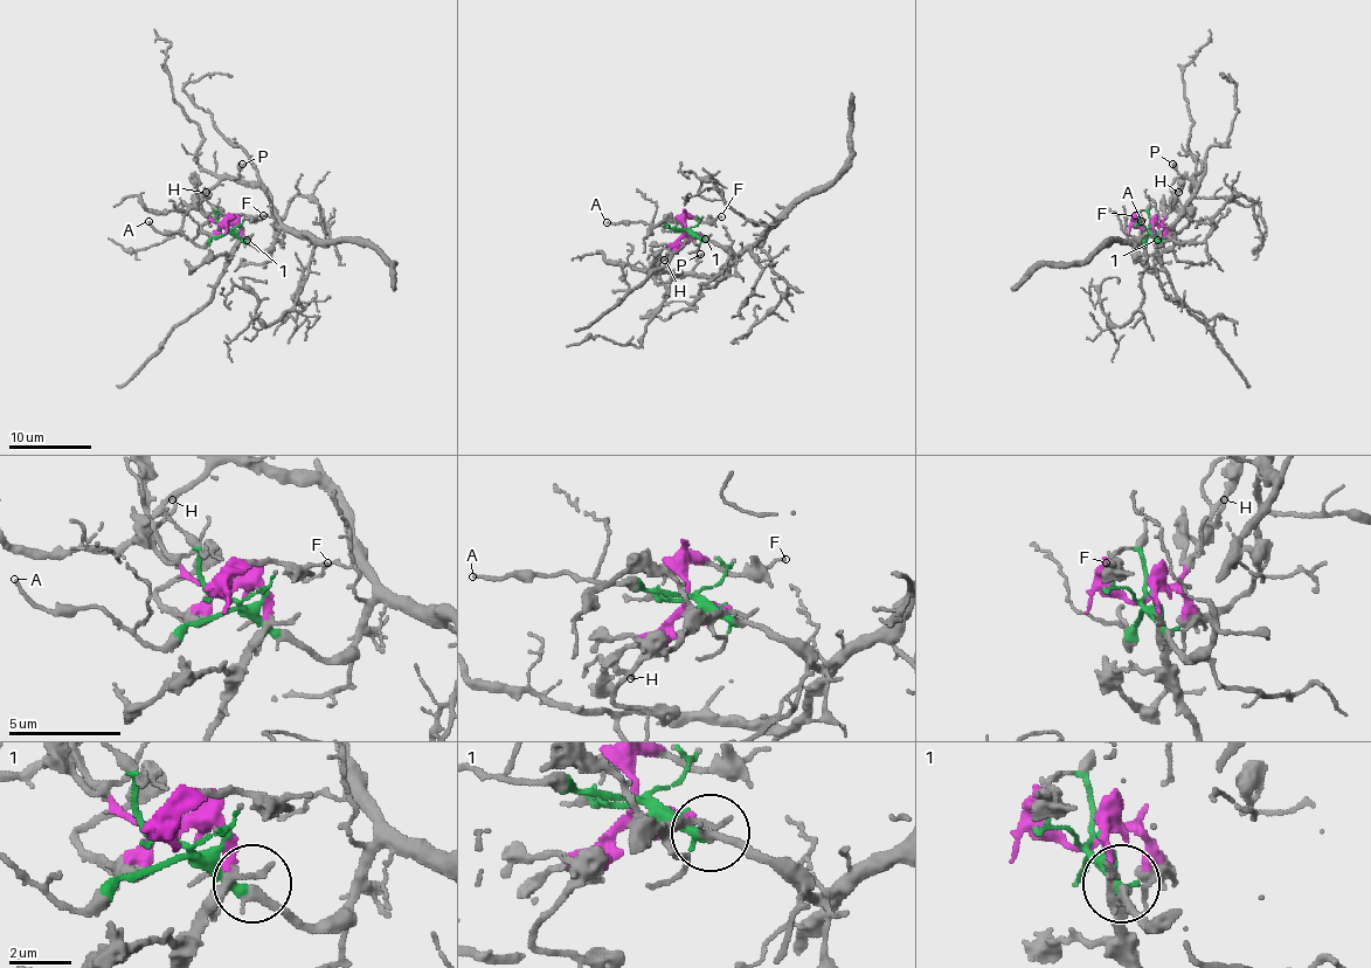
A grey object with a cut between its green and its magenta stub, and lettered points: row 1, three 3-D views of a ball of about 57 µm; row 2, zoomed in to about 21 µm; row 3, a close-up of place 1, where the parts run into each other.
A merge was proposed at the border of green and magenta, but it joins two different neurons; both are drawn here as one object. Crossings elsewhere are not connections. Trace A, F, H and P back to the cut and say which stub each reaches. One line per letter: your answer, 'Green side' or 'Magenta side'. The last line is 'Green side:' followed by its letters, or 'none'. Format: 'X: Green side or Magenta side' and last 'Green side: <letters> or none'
A: Green side
F: Magenta side
H: Magenta side
P: Green side
Green side: A, P

